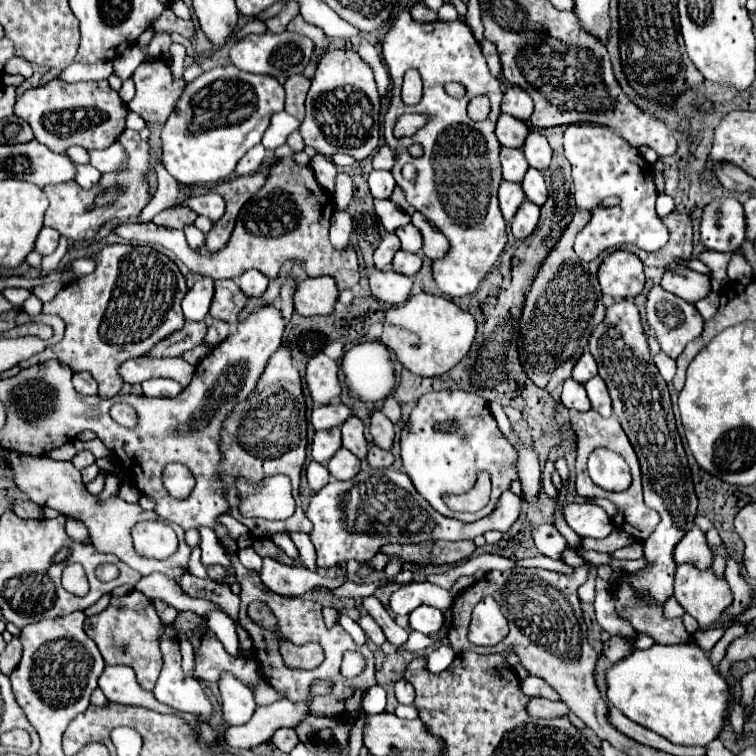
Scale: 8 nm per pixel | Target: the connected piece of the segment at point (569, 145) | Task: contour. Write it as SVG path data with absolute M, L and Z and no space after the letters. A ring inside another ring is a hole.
M574 123L564 131L564 155L572 165L576 205L578 209L592 213L592 219L578 233L574 245L574 251L582 261L594 261L602 251L622 243L632 243L644 251L658 251L666 245L668 233L654 209L658 197L654 171L638 149L630 147L612 129ZM608 195L616 195L620 203L614 207L602 207L602 201Z

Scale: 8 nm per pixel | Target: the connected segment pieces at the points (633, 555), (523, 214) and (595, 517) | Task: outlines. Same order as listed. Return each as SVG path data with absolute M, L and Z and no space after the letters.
M634 541L634 543L630 543L630 545L622 547L622 549L618 549L612 557L614 557L614 559L638 559L638 557L642 557L642 555L644 555L642 543Z
M526 199L526 201L520 205L520 209L518 209L518 213L514 215L514 221L512 221L512 225L510 225L510 227L512 227L512 235L514 235L516 239L526 239L526 237L534 231L536 223L538 223L538 215L540 215L540 207Z
M582 503L582 505L566 505L564 507L564 519L566 523L580 535L580 537L606 537L614 529L612 519L608 513L592 503Z

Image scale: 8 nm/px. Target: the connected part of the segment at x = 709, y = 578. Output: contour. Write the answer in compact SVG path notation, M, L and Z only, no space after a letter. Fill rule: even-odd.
M690 563L676 569L674 597L702 629L710 627L734 599L724 577L716 577L712 569L700 571Z

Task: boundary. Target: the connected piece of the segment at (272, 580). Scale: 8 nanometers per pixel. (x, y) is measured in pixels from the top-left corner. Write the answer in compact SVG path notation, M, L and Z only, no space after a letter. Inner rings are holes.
M264 557L262 561L262 583L280 595L296 597L302 595L314 587L338 587L342 585L342 577L330 579L326 575L320 575L316 571L310 571L306 567L290 567L284 565L272 557Z

